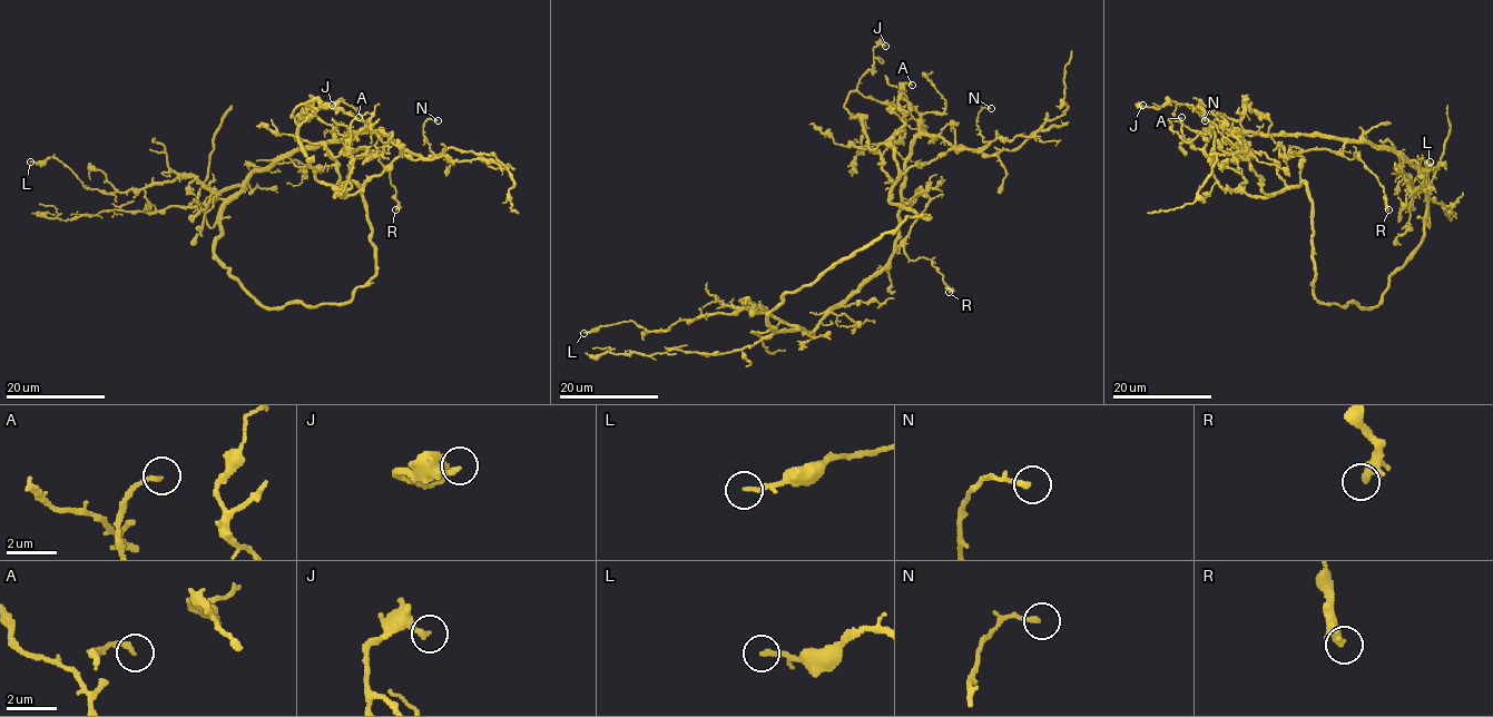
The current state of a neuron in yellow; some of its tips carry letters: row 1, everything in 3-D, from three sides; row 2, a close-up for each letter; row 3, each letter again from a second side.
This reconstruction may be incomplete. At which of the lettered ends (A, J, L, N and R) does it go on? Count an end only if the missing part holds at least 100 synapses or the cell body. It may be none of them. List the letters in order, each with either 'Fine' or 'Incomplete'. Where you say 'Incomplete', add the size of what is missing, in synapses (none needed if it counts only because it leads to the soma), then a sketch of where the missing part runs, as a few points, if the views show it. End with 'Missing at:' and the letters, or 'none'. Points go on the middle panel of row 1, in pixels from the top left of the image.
A: Fine
J: Fine
L: Fine
N: Fine
R: Fine
Missing at: none

